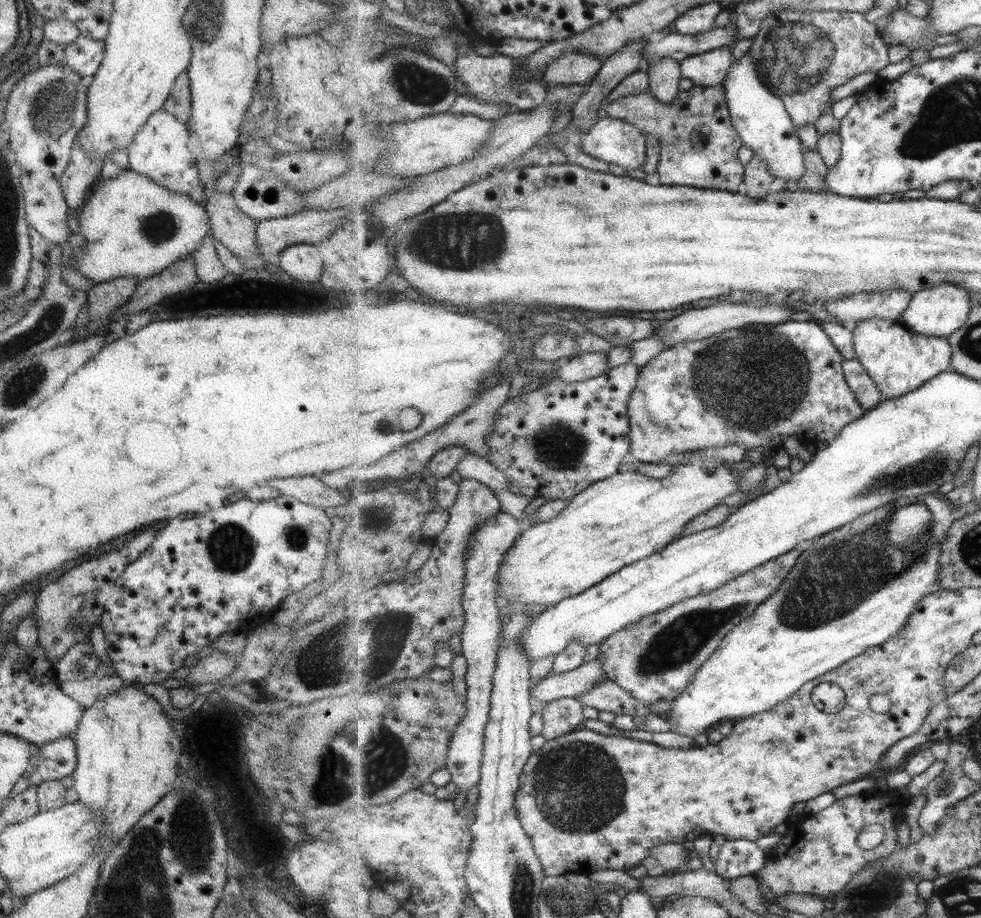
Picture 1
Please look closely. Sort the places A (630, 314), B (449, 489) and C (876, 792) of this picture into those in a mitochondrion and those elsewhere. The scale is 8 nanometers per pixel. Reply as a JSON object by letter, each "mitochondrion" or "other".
{"A":"other","B":"other","C":"other"}

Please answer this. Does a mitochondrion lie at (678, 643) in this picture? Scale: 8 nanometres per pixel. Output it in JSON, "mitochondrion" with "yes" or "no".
{"mitochondrion":"yes"}

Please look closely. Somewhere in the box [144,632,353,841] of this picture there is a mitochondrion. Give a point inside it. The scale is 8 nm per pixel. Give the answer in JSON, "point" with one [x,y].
{"point":[309,670]}

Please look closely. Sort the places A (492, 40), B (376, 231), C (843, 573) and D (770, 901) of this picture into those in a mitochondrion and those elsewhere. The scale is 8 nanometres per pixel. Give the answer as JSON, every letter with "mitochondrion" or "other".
{"A":"other","B":"other","C":"mitochondrion","D":"other"}

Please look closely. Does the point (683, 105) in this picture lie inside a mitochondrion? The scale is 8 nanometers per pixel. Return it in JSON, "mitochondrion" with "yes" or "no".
{"mitochondrion":"no"}

